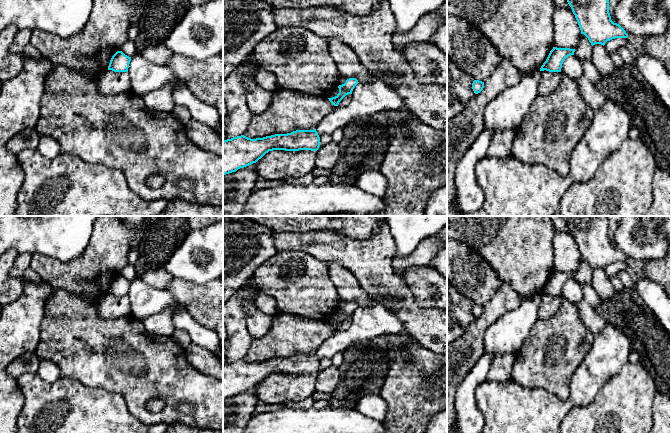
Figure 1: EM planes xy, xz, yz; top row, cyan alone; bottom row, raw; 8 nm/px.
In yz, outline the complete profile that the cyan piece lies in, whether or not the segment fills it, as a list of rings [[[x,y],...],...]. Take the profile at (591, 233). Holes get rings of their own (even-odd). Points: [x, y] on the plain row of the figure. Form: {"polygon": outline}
{"polygon": [[[561,216],[572,233],[578,246],[581,258],[584,258],[591,269],[605,269],[615,262],[627,262],[626,255],[611,244],[607,216]]]}

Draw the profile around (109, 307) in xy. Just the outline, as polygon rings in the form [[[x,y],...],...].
[[[106,294],[97,304],[97,313],[106,320],[131,316],[130,299],[128,296]]]

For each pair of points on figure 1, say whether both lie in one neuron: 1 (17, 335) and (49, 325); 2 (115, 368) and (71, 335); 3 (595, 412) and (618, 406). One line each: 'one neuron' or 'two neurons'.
1: two neurons
2: one neuron
3: one neuron

